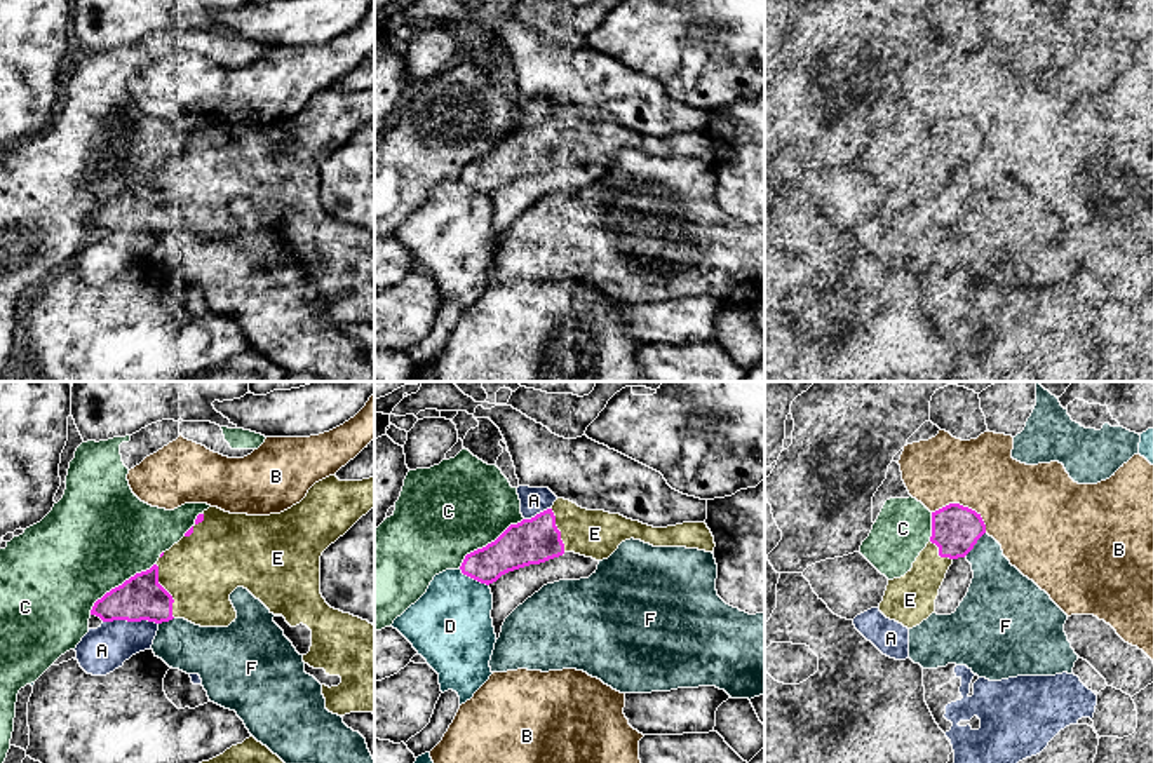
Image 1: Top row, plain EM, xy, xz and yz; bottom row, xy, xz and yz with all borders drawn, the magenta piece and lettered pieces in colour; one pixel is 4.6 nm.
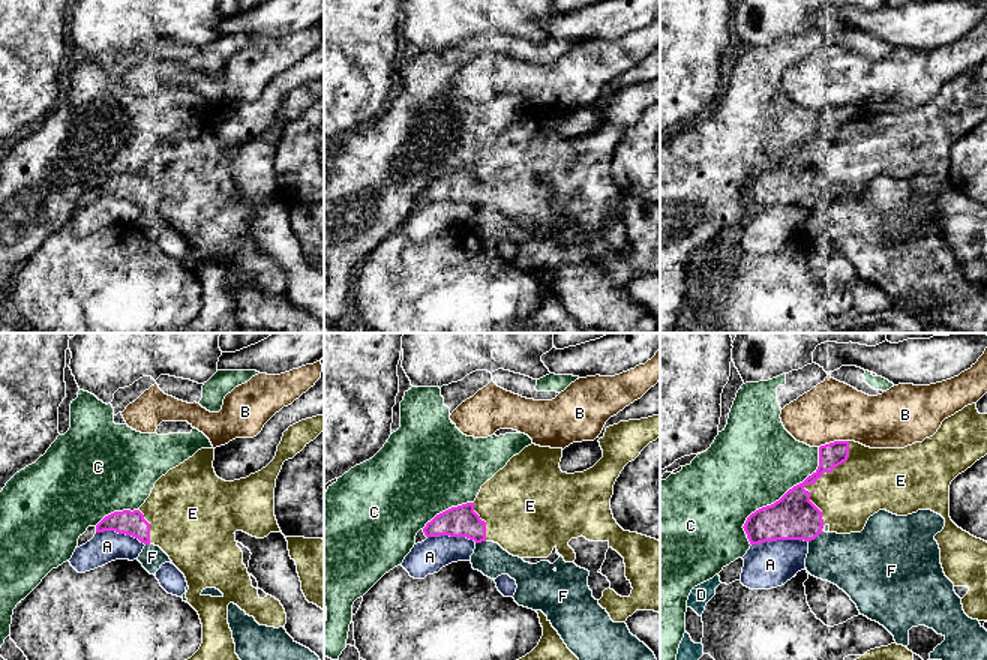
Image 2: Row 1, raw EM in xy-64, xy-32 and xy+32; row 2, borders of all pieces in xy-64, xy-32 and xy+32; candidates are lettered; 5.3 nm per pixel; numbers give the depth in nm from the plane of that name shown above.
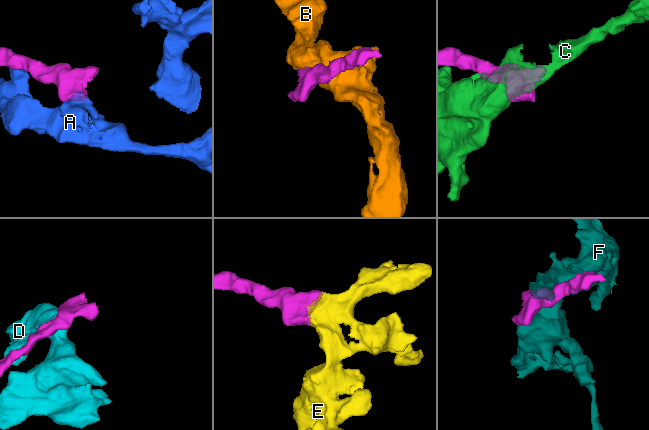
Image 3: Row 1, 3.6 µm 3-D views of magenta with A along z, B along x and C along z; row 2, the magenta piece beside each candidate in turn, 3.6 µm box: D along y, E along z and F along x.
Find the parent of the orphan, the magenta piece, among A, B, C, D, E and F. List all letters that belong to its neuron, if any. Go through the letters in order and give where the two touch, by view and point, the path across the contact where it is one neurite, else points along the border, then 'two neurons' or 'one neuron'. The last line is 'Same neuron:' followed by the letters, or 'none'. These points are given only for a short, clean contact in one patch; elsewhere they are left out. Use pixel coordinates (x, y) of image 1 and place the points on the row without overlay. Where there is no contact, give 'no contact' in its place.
A: xy (131, 230) | two neurons
B: yz (962, 115) | two neurons
C: xy (119, 195) | two neurons
D: xz (474, 189) | two neurons
E: xy (166, 201) | one neuron
F: yz (976, 152) | two neurons
Same neuron: E

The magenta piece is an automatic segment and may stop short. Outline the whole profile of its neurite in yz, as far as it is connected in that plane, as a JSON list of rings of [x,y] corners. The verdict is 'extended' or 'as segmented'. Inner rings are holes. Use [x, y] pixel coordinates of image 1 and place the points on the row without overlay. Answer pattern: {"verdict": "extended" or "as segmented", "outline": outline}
{"verdict": "extended", "outline": [[[949,113],[932,122],[932,146],[913,178],[900,188],[888,190],[880,221],[907,239],[935,223],[935,209],[954,169],[965,167],[986,143],[975,120]]]}

